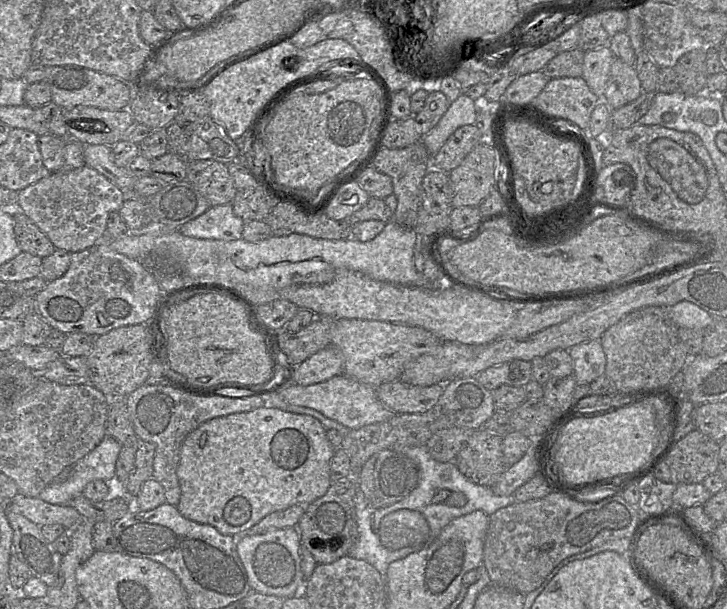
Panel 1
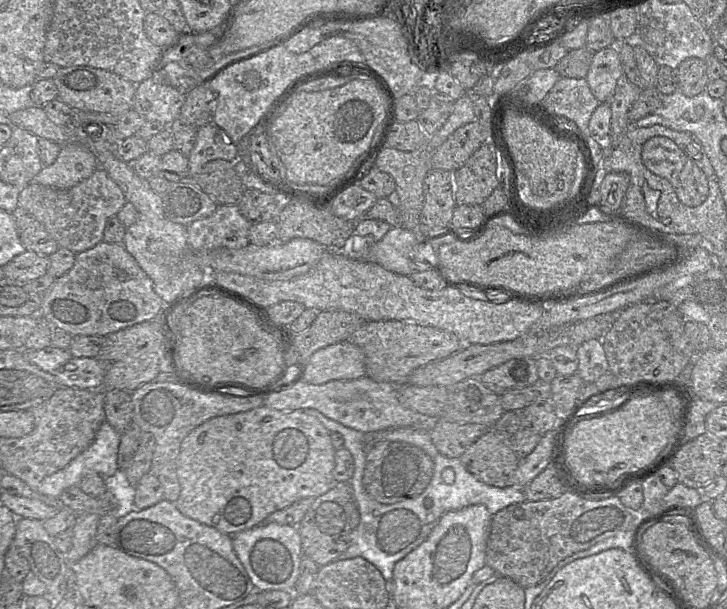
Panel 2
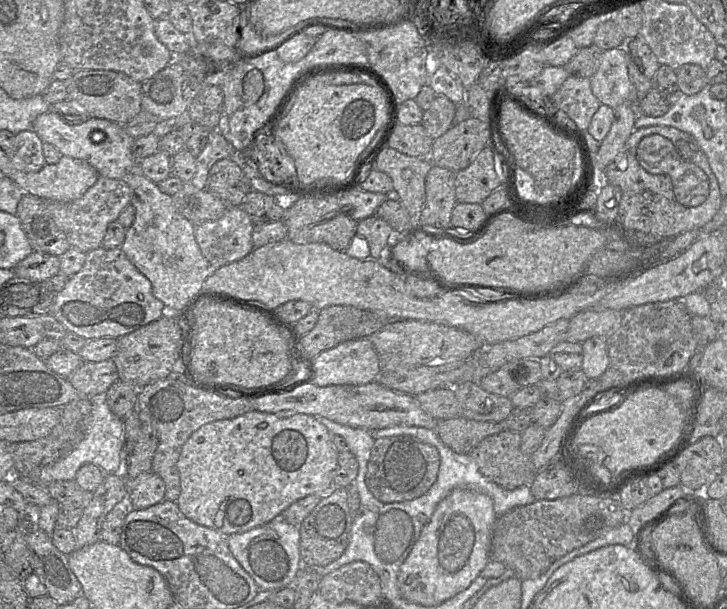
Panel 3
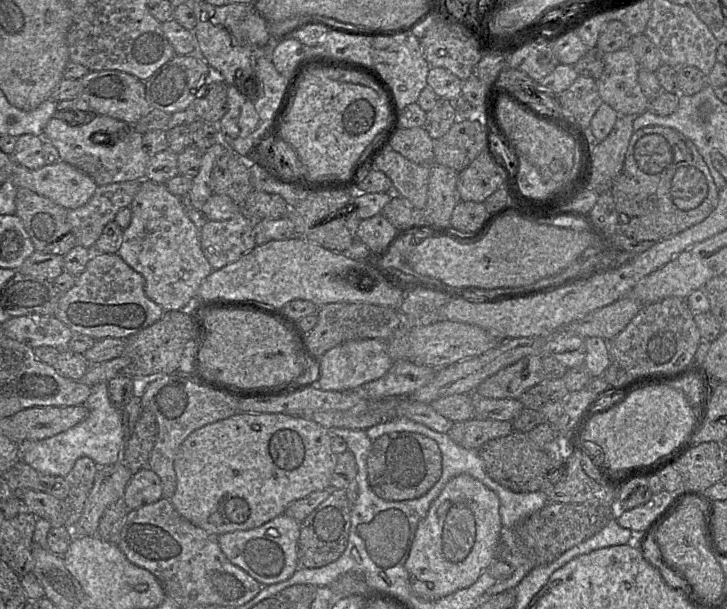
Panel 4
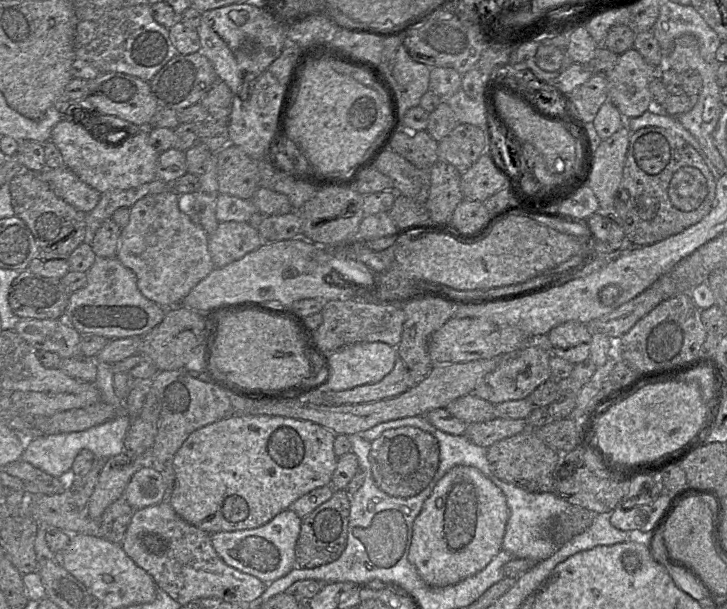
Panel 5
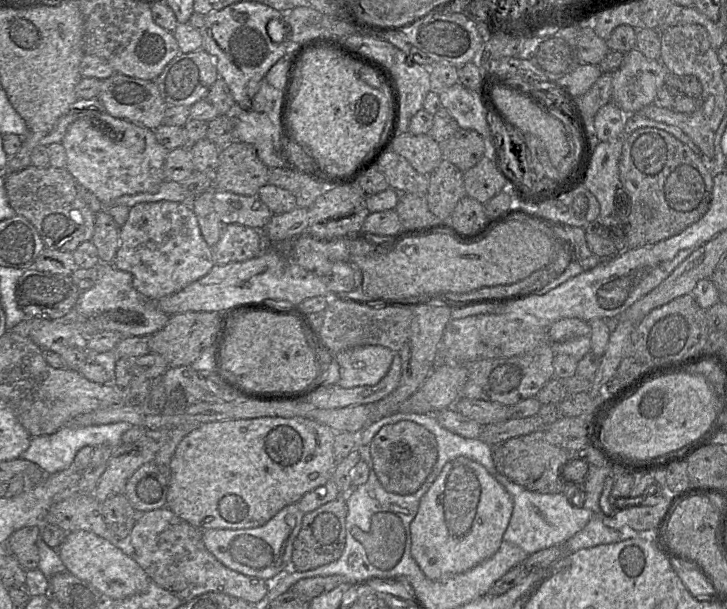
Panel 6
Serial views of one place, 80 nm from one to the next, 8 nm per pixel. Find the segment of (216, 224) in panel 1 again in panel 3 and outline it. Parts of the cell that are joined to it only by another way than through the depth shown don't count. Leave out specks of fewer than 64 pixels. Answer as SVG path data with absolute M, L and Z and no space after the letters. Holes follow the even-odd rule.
M227 206L223 216L195 224L195 238L211 269L240 260L254 248L253 222L239 206Z

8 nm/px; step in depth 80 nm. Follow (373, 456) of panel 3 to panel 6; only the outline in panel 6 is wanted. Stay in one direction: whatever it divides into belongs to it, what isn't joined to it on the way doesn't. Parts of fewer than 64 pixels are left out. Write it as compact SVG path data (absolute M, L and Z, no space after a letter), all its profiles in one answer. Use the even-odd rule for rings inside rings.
M399 421L383 426L370 443L375 474L382 487L390 493L415 493L431 473L438 456L435 436L419 424Z

